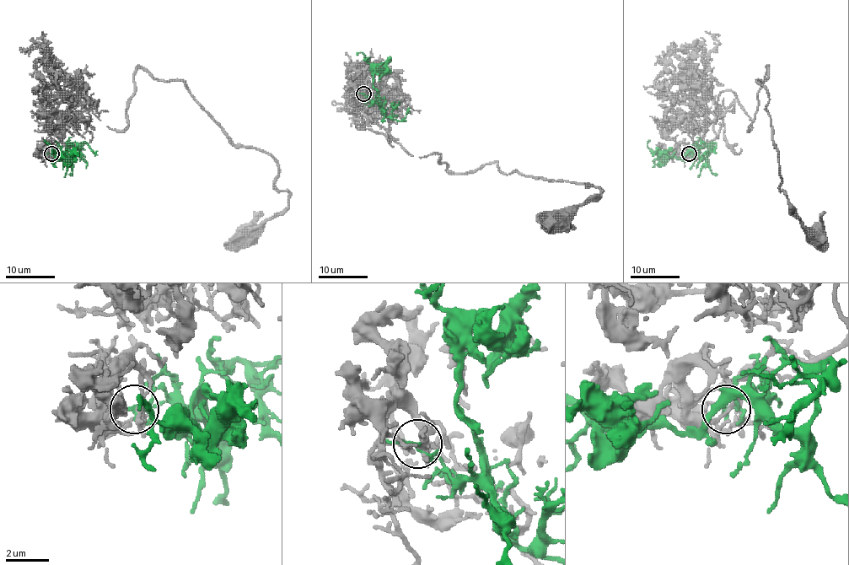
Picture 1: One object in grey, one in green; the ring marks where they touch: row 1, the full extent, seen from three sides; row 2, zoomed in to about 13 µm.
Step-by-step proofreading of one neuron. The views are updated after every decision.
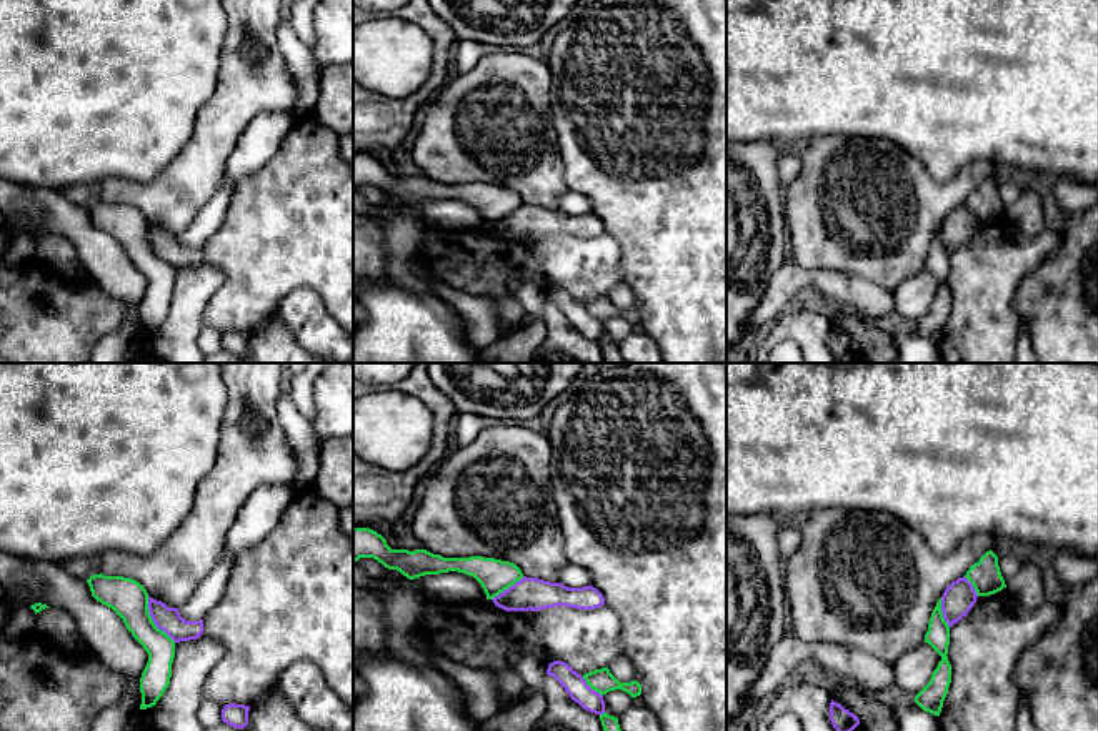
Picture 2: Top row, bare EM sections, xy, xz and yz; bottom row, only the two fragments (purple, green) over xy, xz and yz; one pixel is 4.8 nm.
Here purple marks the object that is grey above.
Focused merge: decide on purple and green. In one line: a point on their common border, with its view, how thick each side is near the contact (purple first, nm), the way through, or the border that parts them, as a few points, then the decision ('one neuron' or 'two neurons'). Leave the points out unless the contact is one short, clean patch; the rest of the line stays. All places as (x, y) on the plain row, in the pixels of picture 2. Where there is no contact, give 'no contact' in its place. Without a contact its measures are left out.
meets purple in xy at (154, 248); 120 nm thick on the purple side, 180 nm on the other; one neuron

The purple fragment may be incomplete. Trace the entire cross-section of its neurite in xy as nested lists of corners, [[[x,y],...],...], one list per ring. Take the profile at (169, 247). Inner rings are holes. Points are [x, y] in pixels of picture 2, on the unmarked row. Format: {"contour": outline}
{"contour": [[[100,200],[90,203],[87,210],[92,223],[112,235],[148,280],[148,290],[140,305],[140,336],[155,333],[170,311],[175,271],[200,265],[203,246],[185,248],[178,235],[168,235],[150,225],[147,216],[132,205]]]}

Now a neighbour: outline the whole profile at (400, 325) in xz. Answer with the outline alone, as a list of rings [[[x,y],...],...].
[[[353,280],[365,318],[353,330],[353,363],[480,363],[463,318],[430,288],[413,291],[392,281]]]

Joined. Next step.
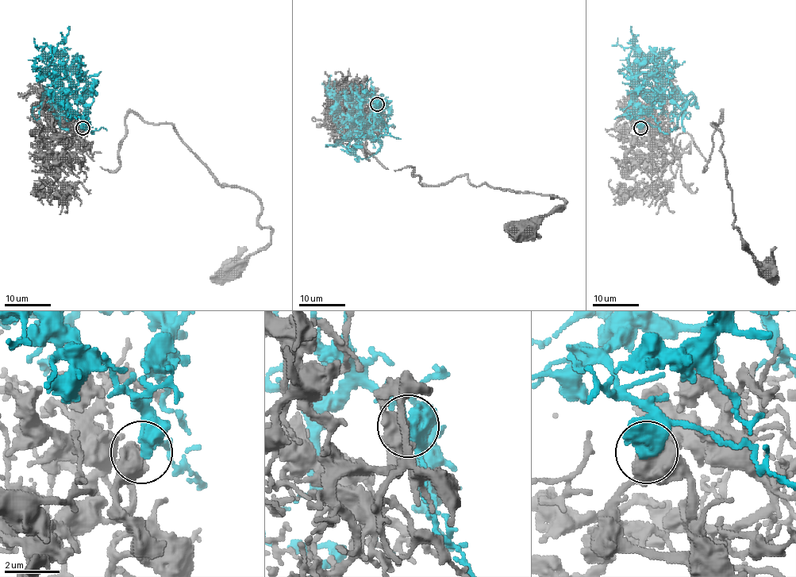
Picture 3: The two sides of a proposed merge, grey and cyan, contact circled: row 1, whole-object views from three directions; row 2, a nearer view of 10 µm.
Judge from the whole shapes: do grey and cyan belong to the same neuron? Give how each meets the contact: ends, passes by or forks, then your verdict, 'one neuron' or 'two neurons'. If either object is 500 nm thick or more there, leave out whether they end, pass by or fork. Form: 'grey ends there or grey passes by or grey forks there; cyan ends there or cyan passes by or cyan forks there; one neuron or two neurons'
one neuron

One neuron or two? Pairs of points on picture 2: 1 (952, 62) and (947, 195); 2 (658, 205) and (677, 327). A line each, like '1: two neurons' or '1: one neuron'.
1: two neurons
2: one neuron

